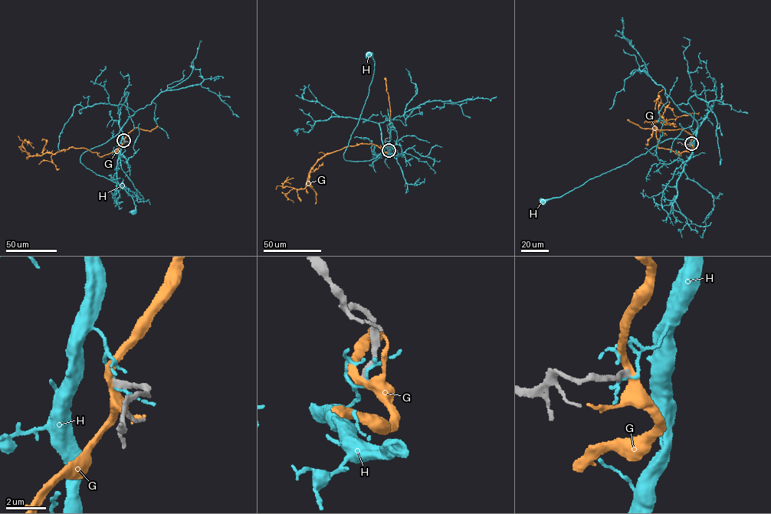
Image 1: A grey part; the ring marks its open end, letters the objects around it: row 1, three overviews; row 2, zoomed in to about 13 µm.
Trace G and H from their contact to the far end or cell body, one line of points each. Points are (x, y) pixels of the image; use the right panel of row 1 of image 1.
G: (691, 143), (677, 155), (657, 147), (651, 122), (667, 123), (658, 111), (659, 97), (655, 109)
H: (691, 144), (697, 129), (687, 139), (666, 139), (621, 166), (591, 178), (561, 196), (542, 202)

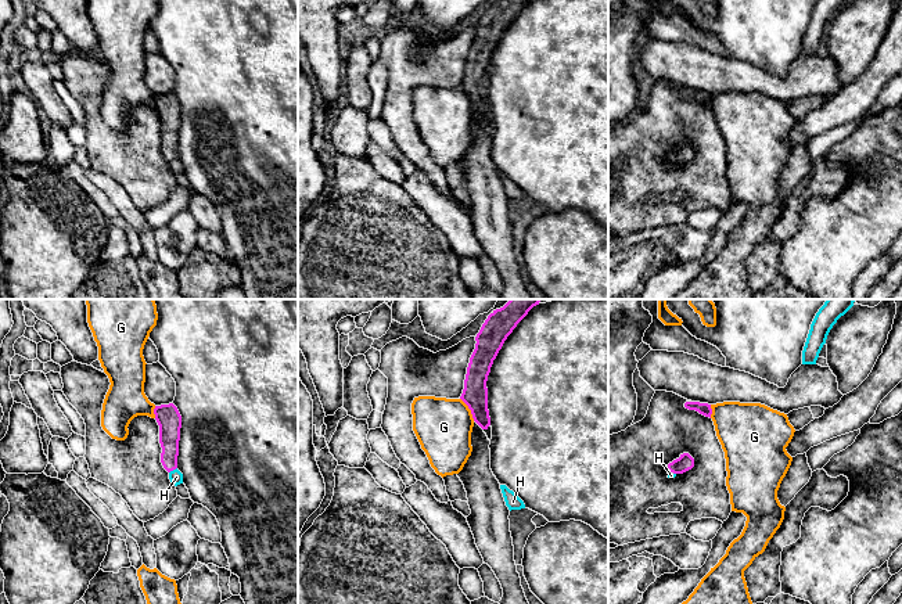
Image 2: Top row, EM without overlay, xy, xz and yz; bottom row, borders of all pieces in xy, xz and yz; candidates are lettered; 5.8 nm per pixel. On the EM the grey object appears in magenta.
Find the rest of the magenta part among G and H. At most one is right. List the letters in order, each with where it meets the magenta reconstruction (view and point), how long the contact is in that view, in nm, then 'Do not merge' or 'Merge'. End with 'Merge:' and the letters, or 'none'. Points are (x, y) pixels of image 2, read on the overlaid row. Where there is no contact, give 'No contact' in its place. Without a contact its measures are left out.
G: Touches magenta at xz (469, 407). Shared border 160 nm. Do not merge
H: Touches magenta at xy (172, 470). Shared border 60 nm. Do not merge
Merge: none

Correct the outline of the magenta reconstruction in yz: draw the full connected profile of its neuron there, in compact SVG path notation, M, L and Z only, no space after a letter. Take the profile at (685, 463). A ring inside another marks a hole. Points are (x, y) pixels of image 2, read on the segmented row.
M689 453L680 454L679 459L668 464L668 470L673 474L683 474L694 467L694 459Z

